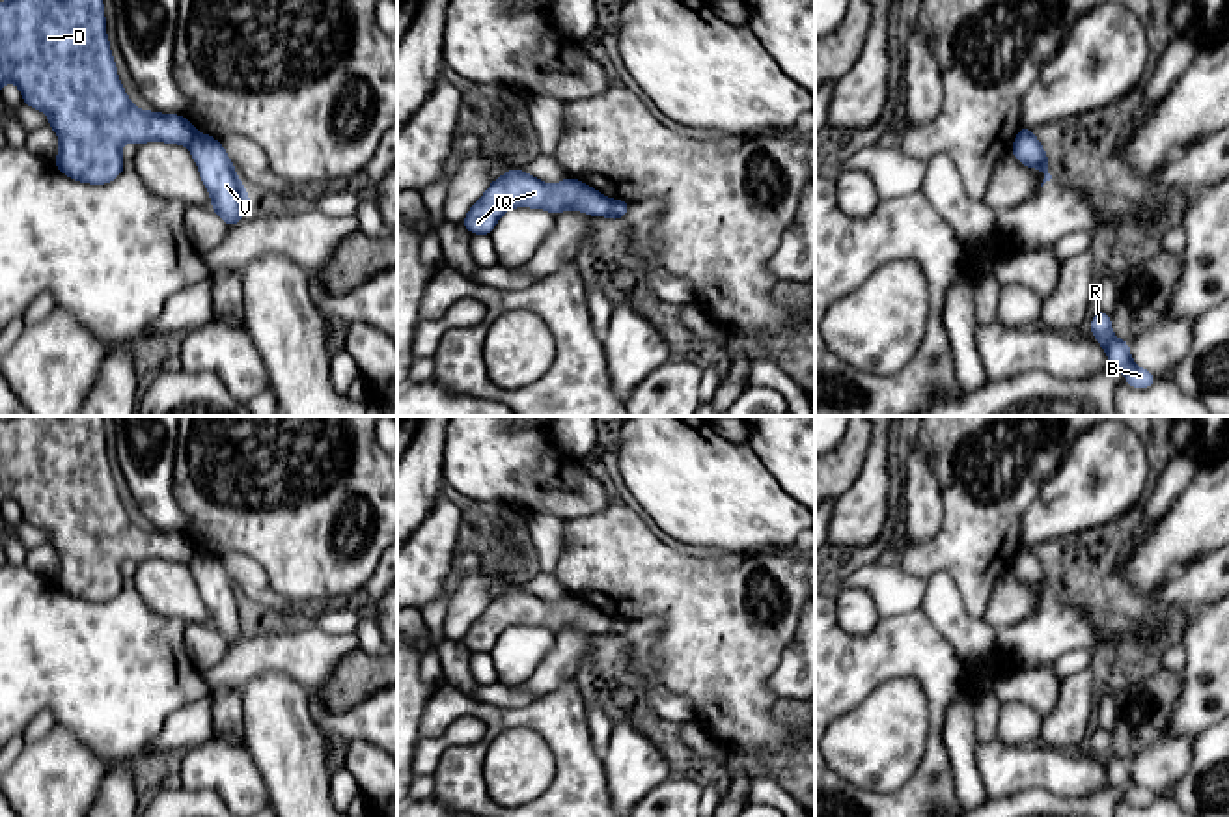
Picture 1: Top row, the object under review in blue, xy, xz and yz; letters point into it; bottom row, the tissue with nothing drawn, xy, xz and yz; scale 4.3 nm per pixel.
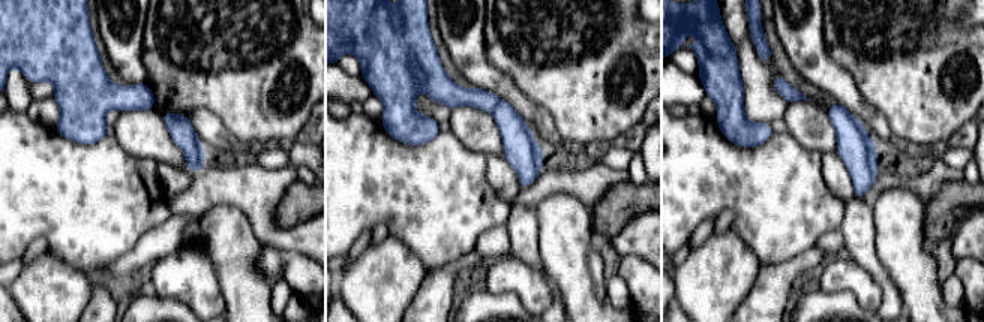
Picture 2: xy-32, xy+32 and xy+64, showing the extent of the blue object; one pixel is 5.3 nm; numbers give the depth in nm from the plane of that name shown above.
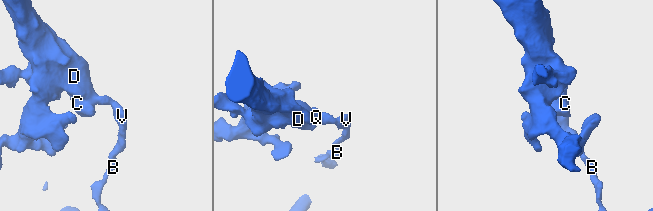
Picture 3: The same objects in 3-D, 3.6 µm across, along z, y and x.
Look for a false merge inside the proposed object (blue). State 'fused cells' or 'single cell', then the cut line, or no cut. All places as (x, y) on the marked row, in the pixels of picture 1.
fused cells; cut xz (612, 200), (607, 215)

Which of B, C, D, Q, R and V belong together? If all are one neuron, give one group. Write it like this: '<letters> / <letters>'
B R V / C D Q

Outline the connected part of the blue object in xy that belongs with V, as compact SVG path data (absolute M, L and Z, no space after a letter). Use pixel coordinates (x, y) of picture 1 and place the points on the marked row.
M196 132L188 149L211 194L211 209L218 213L231 229L250 209L250 194L242 187L233 162L222 144L209 134Z

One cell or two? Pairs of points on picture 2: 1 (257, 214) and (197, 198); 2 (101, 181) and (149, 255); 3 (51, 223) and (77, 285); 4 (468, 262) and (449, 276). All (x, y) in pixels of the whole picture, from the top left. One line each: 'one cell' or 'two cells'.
1: one cell
2: two cells
3: two cells
4: one cell

